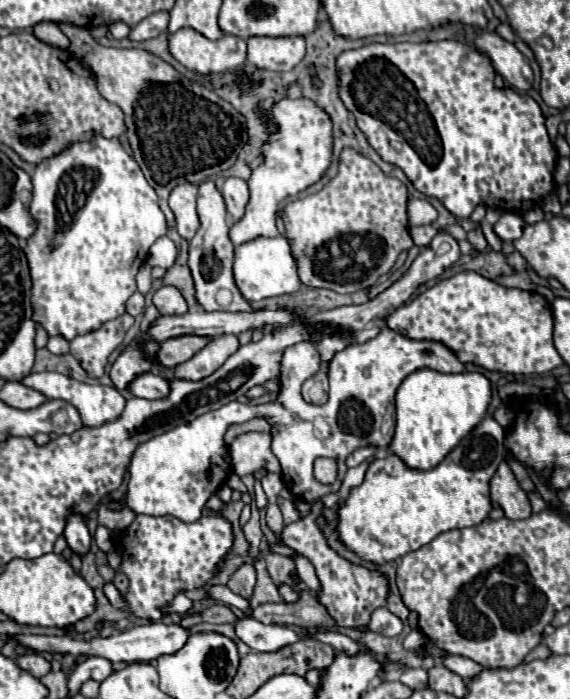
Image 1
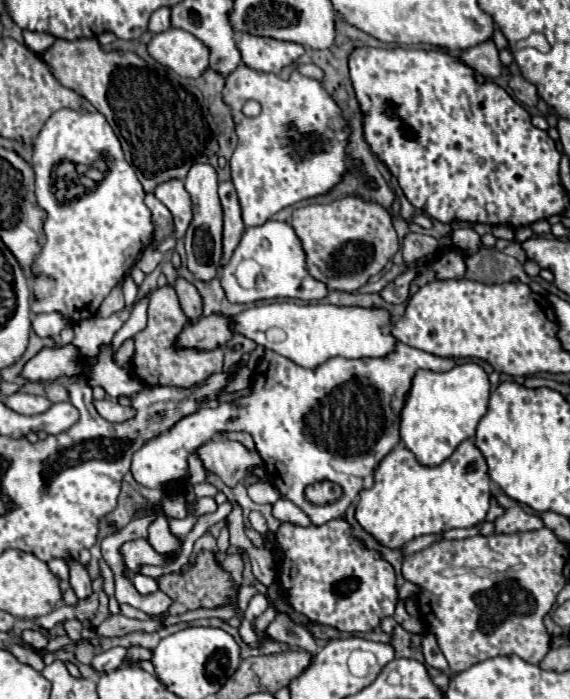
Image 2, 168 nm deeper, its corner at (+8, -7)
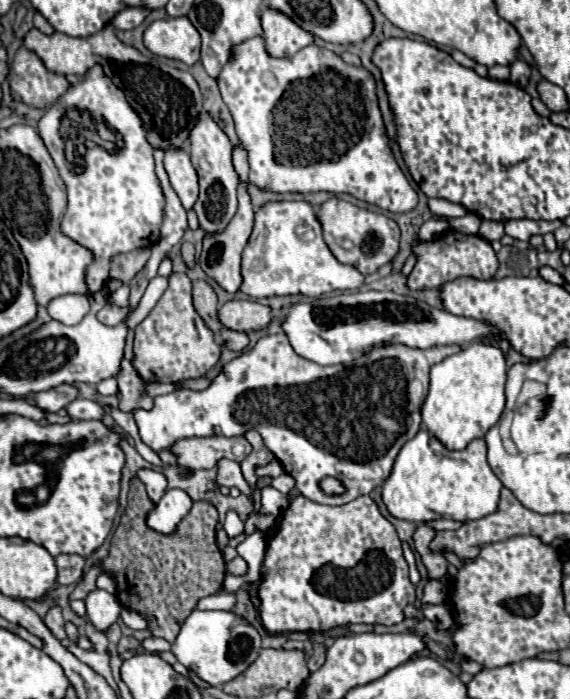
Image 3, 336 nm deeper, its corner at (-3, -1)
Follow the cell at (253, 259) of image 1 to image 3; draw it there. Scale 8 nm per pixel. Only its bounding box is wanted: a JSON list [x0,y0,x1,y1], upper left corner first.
[240,202,364,298]

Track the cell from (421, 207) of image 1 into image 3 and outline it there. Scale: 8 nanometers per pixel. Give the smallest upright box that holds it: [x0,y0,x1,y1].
[444,214,480,234]

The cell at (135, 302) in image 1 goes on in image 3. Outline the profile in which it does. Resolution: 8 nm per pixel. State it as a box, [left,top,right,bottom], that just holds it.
[110,250,150,284]

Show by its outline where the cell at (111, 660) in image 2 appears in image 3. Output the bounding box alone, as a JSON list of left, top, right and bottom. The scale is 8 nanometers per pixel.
[140,636,170,652]

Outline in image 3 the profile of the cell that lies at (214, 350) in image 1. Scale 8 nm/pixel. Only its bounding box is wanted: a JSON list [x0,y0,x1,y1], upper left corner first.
[134,274,220,382]

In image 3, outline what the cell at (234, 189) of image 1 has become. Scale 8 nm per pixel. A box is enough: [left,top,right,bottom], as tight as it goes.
[200,146,254,292]

